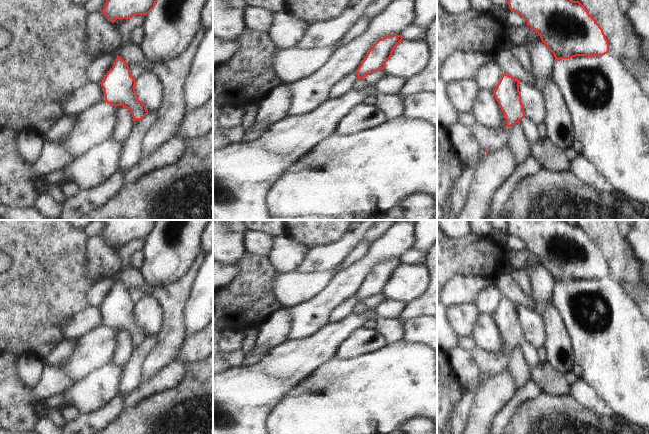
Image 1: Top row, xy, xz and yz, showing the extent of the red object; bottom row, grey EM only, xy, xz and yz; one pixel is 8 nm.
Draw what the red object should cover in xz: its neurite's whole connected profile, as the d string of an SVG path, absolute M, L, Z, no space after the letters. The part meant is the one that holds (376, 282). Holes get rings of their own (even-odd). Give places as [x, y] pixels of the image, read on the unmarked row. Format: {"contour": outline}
{"contour": "M394 258L379 263L373 269L356 294L358 305L354 313L362 315L368 311L368 307L364 302L373 296L384 294L386 286L391 282L394 273L402 264L402 259Z"}

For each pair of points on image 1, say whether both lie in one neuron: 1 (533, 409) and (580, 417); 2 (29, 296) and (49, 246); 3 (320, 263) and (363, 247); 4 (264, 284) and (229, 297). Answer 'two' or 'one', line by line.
1: one
2: one
3: two
4: one

